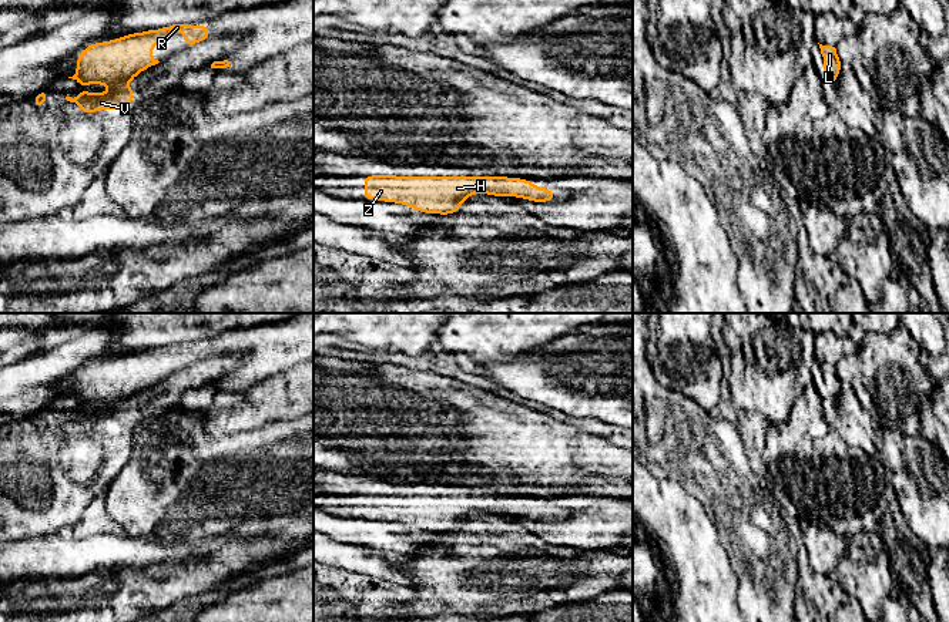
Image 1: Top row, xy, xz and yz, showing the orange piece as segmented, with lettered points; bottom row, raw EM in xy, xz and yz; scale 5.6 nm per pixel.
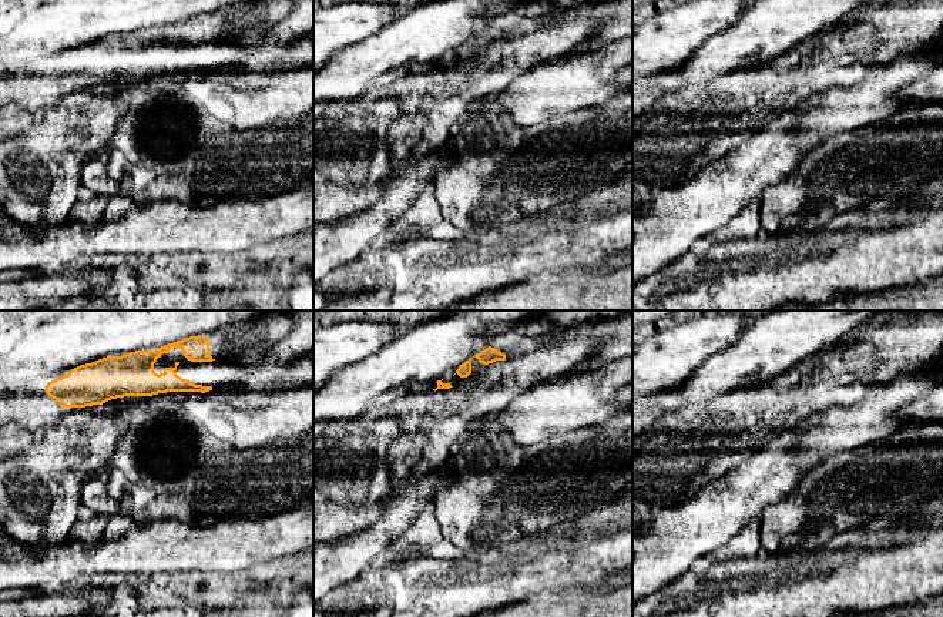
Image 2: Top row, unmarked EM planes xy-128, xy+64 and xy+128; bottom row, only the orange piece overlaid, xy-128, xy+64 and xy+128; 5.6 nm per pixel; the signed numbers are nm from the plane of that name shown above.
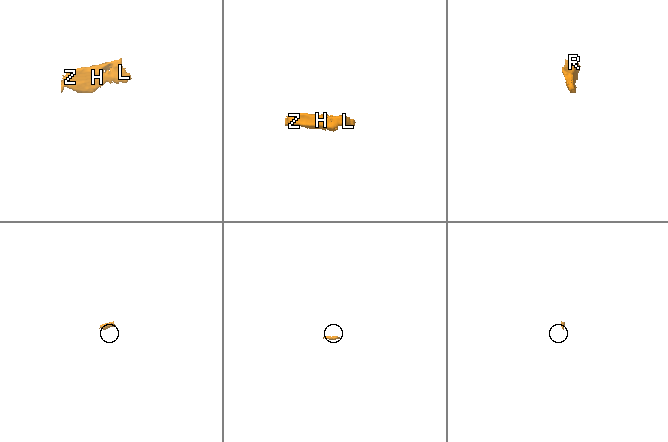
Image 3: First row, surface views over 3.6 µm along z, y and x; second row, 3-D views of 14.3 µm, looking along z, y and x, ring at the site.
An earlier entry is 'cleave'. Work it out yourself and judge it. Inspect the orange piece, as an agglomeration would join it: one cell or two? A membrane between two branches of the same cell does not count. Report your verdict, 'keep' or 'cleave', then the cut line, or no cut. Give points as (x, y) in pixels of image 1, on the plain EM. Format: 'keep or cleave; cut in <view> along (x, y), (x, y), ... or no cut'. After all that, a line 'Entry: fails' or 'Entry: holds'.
keep; no cut
Entry: fails

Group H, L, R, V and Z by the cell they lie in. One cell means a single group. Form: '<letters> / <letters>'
H L R V Z

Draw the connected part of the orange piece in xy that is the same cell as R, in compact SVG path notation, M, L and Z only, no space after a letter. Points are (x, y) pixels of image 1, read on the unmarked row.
M174 343L157 349L125 353L120 357L93 362L77 374L77 389L73 397L78 406L83 403L105 403L113 410L88 413L87 408L67 420L76 421L81 431L94 433L100 428L127 427L134 420L135 408L131 400L141 390L158 383L152 377L152 363L164 362L168 364L171 350L184 352L184 367L209 359L209 347L205 343L194 346L188 343Z

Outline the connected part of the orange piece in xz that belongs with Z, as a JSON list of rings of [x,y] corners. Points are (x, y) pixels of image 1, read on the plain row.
[[[368,494],[361,495],[365,505],[362,518],[383,520],[410,525],[422,532],[453,534],[472,512],[490,515],[526,517],[529,521],[553,521],[553,508],[534,505],[531,498],[510,495],[399,495],[399,494]]]

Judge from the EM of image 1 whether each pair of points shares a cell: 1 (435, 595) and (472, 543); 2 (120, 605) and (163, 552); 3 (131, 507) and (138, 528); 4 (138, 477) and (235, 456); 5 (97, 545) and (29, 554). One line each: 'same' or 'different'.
1: same
2: different
3: same
4: same
5: same

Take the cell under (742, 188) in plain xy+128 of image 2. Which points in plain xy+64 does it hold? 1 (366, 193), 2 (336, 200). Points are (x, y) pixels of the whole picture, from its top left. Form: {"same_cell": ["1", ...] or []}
{"same_cell": []}

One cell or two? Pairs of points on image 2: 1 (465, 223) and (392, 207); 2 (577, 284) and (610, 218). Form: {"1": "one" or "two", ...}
{"1": "two", "2": "two"}

